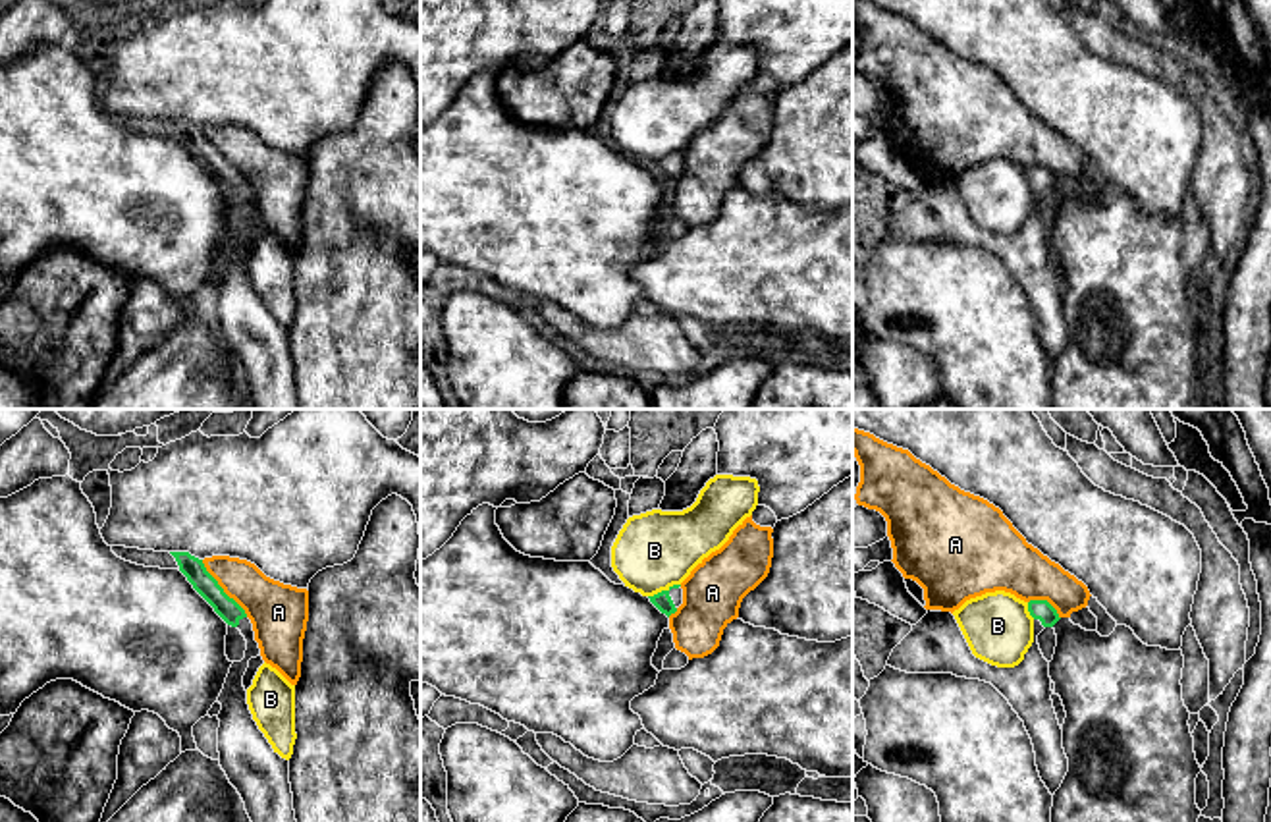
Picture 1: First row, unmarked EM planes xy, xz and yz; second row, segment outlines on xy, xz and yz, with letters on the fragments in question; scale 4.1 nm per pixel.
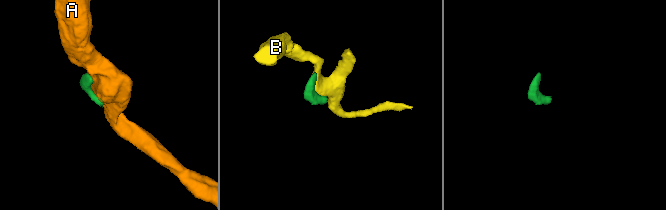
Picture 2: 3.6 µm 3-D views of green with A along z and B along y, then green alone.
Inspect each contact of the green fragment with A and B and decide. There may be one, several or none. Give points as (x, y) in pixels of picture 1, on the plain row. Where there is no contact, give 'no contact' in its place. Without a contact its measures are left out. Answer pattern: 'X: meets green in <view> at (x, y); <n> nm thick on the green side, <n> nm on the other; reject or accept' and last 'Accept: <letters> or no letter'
A: meets green in xy at (222, 157); 90 nm thick on the green side, 240 nm on the other; reject
B: meets green in xz at (664, 159); 80 nm thick on the green side, 320 nm on the other; reject
Accept: no letter

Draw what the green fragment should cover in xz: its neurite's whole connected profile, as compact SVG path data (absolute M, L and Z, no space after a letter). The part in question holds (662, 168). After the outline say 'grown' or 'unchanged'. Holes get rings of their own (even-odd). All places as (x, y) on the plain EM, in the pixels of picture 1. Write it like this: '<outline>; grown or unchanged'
M673 152L667 158L662 158L648 166L662 181L669 185L683 172L683 156L681 152Z; grown

